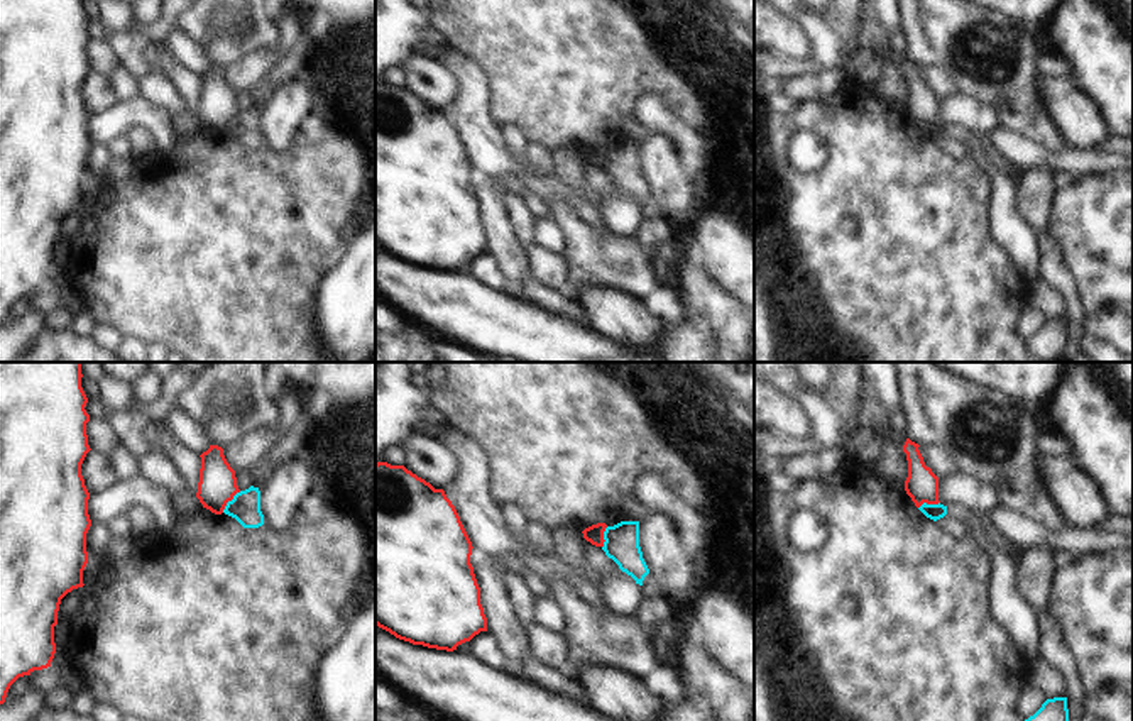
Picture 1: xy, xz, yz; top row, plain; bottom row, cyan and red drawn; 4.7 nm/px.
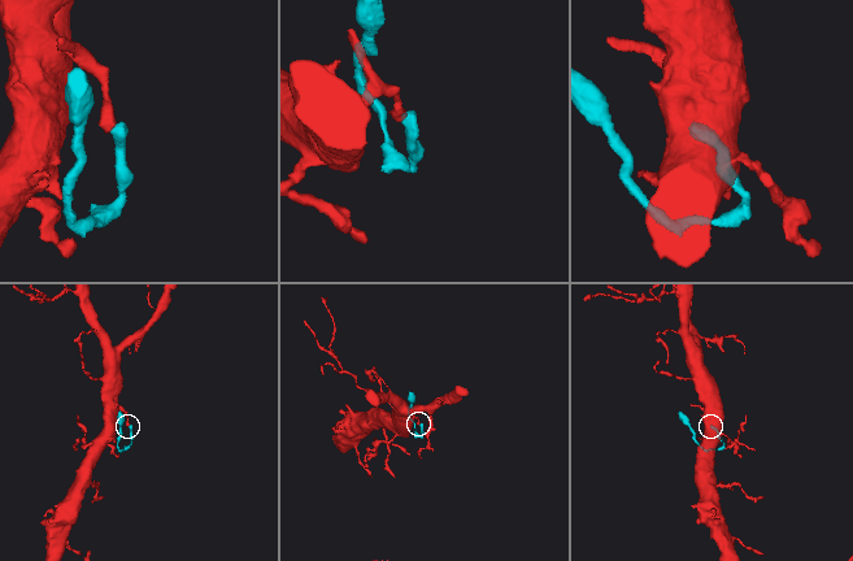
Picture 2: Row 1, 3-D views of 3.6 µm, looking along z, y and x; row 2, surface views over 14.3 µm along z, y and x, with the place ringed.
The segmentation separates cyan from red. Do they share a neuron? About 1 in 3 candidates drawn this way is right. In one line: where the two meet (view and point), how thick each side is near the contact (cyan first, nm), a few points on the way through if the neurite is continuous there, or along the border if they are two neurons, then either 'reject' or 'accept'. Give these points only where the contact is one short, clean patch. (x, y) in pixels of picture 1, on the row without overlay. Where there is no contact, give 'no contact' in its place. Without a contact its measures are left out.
xy (229, 122) | 140/180 nm | along xy (240, 112), (222, 132) | reject

